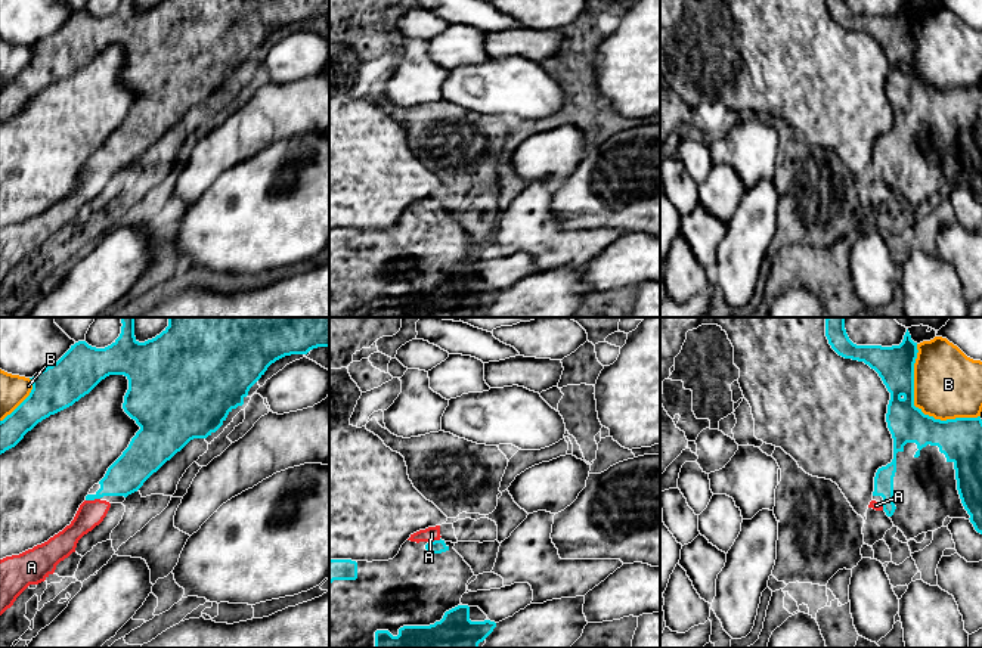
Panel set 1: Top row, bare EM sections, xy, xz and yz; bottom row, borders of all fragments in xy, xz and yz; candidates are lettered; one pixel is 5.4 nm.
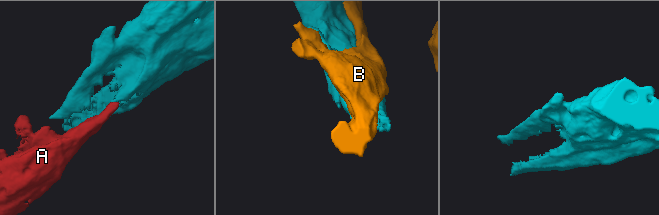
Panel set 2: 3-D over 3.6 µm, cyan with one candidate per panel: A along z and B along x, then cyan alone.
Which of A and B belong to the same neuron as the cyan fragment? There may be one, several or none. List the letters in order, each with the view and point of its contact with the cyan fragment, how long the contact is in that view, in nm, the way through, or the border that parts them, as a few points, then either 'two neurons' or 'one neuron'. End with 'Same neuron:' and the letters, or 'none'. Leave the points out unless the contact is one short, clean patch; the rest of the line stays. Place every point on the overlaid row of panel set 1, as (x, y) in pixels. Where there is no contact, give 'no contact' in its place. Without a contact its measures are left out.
A: meets cyan in xy at (92, 499); contact 80 nm long; runs through xy (127, 474), (92, 499), (90, 512); one neuron
B: meets cyan in yz at (917, 408); contact 550 nm long; two neurons
Same neuron: A

